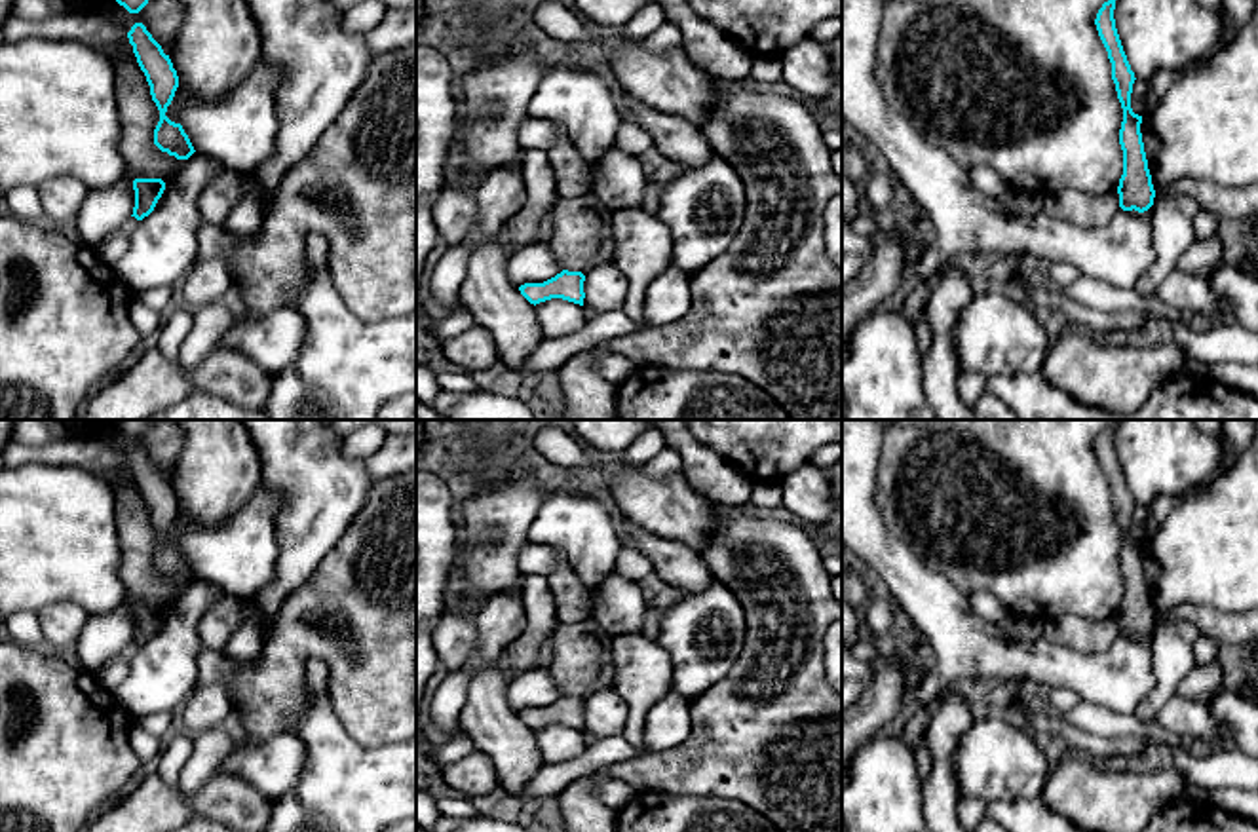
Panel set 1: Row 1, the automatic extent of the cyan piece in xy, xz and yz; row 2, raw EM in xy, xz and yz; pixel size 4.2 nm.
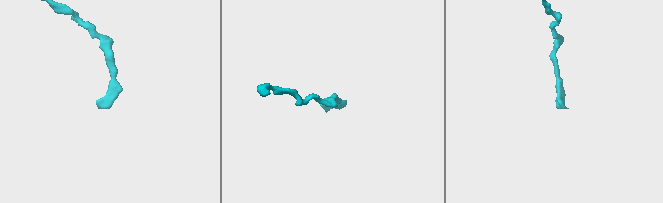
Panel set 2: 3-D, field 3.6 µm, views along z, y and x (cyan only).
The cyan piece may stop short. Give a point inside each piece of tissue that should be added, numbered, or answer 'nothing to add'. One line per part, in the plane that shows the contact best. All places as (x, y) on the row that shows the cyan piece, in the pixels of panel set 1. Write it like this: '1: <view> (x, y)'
nothing to add

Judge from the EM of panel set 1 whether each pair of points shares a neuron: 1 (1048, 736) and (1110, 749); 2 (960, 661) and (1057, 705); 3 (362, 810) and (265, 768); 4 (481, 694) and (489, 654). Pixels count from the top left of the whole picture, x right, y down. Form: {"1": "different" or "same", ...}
{"1": "same", "2": "different", "3": "different", "4": "different"}

